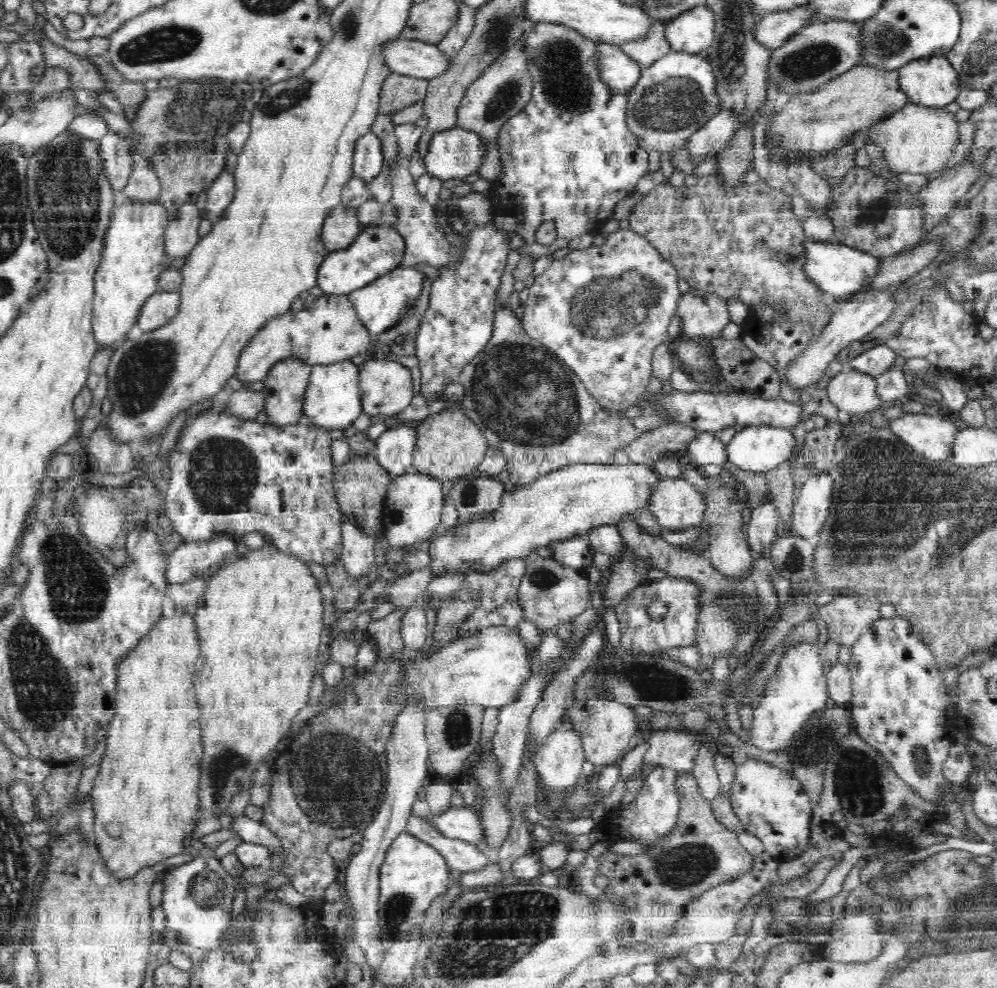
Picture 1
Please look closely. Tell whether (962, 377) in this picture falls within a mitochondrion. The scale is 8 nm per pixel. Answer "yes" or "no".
no

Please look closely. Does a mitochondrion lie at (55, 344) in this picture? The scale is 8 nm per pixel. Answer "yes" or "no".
no

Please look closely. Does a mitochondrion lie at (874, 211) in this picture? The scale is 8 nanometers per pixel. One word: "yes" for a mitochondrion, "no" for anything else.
yes

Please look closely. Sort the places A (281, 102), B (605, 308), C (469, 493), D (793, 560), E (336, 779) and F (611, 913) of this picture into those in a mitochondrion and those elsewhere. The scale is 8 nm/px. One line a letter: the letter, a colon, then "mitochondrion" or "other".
A: mitochondrion
B: mitochondrion
C: mitochondrion
D: mitochondrion
E: mitochondrion
F: other

